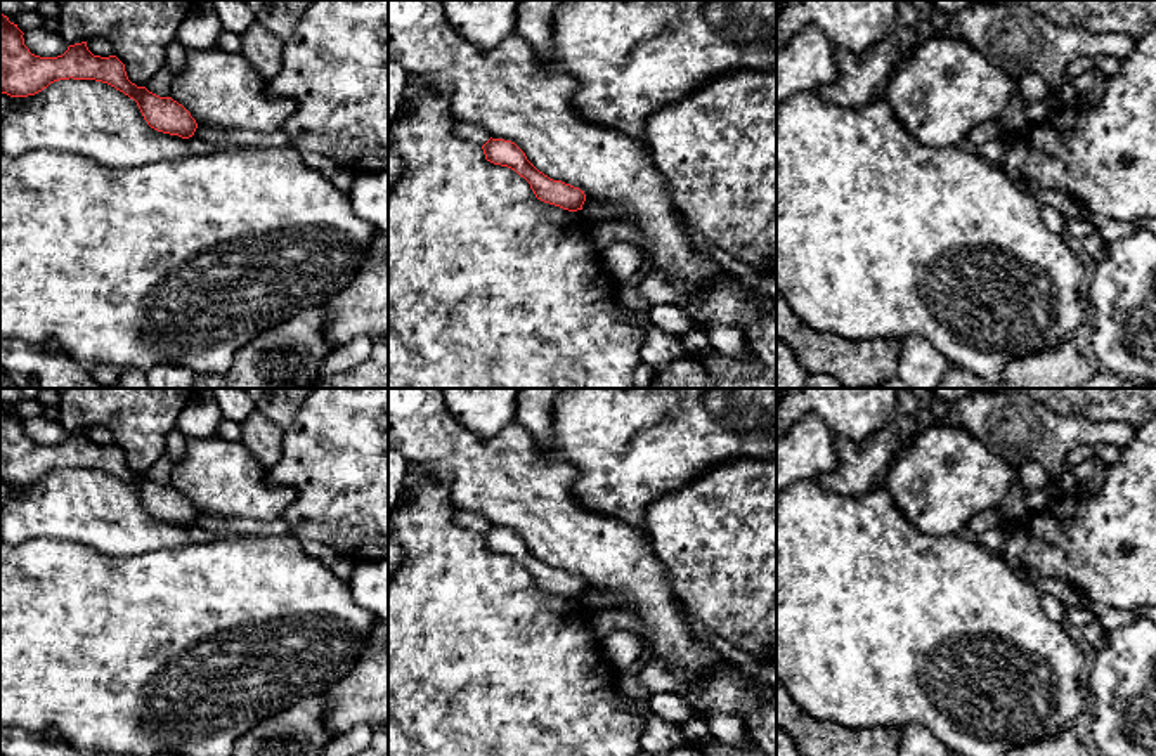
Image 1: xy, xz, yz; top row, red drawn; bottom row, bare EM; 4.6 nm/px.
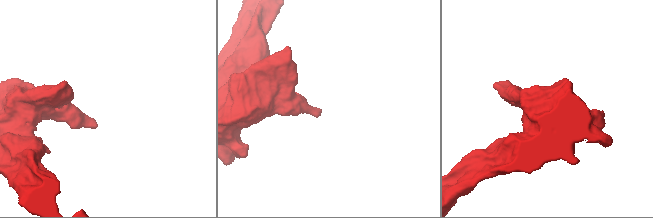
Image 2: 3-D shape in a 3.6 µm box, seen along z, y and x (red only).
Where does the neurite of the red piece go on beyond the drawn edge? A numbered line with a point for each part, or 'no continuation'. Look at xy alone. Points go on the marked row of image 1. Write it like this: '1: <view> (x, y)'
no continuation

